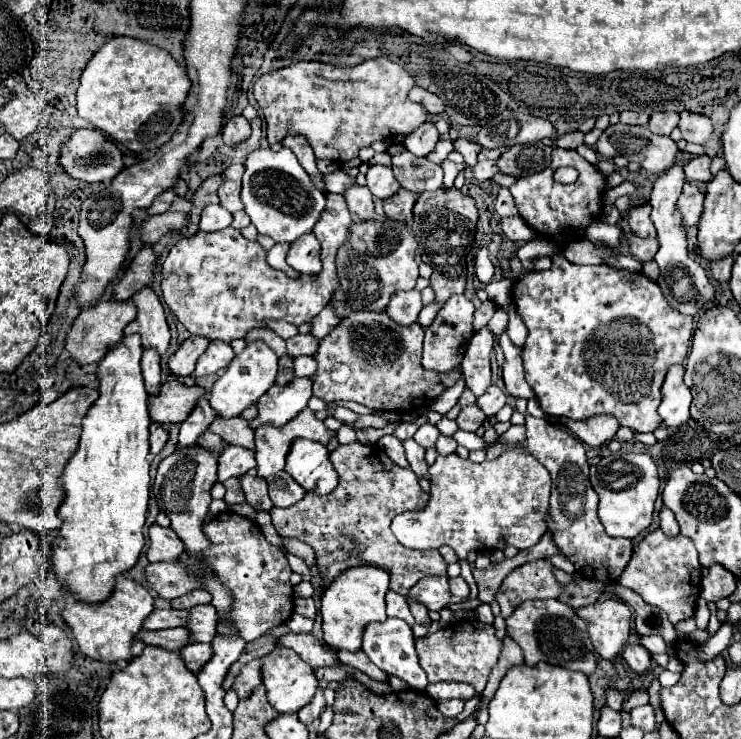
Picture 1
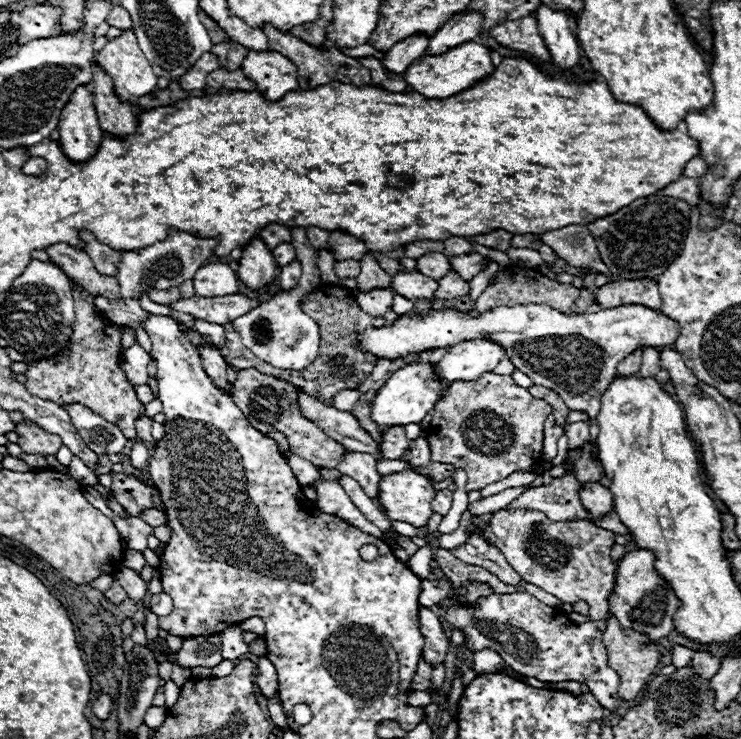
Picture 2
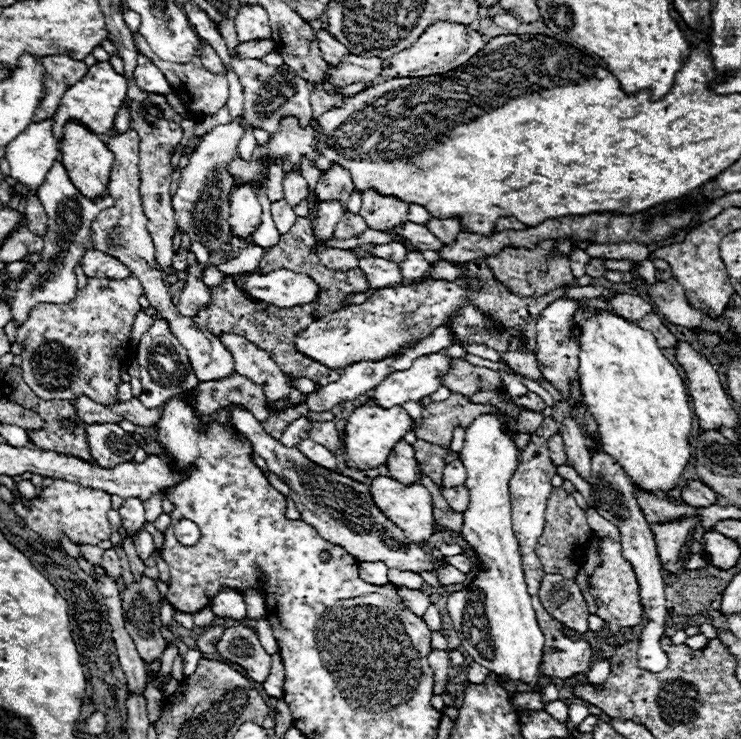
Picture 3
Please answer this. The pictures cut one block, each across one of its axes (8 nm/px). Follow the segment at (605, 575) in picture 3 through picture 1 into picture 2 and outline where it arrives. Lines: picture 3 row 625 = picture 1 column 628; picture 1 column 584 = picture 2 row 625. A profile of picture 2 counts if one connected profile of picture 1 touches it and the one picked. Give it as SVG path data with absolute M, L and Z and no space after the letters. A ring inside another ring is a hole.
M608 616L606 620L606 630L604 630L604 646L608 648L608 658L612 664L612 668L616 668L616 674L620 678L618 684L618 694L622 700L634 700L646 686L648 678L652 676L652 672L656 670L658 662L660 662L660 652L656 644L650 644L650 638L642 632L636 632L632 628L622 630L622 626L618 624L618 620L614 616Z

